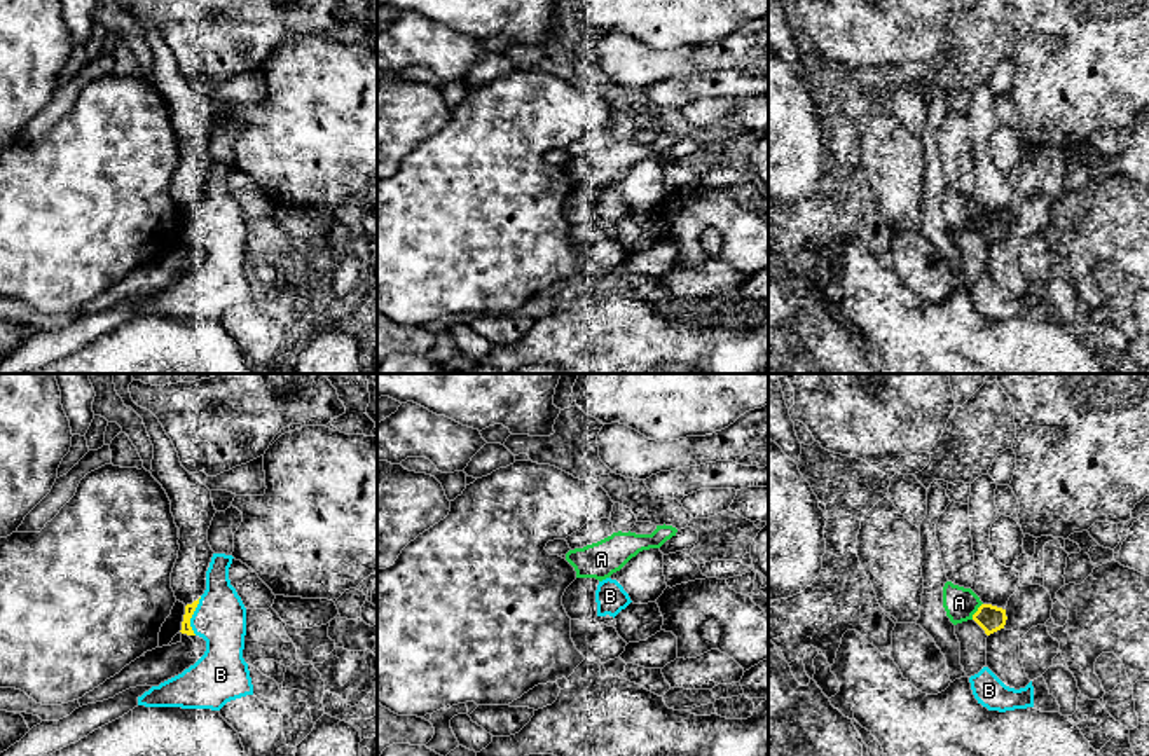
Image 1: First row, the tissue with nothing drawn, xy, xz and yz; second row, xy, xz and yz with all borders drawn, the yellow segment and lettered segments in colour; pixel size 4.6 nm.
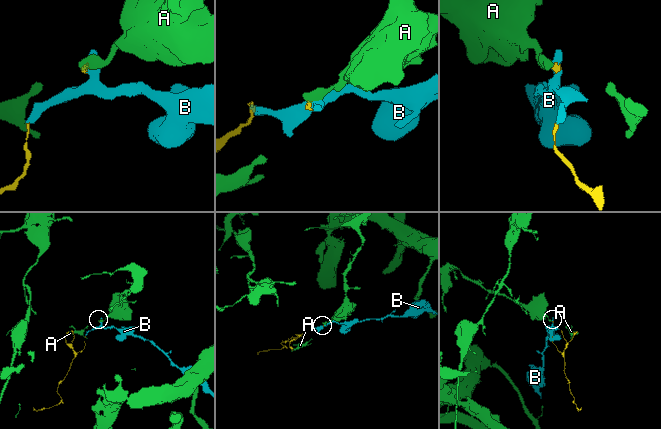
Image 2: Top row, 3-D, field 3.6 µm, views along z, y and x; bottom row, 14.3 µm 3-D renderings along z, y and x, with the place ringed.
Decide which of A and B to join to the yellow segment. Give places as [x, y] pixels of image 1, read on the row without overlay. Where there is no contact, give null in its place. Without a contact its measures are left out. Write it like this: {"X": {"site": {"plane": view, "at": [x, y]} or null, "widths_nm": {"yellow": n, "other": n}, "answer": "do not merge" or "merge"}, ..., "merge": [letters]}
{"A": {"site": {"plane": "yz", "at": [976, 220]}, "widths_nm": {"yellow": 120, "other": 150}, "answer": "do not merge"}, "B": {"site": {"plane": "xy", "at": [191, 226]}, "widths_nm": {"yellow": 50, "other": 240}, "answer": "merge"}, "merge": ["B"]}

